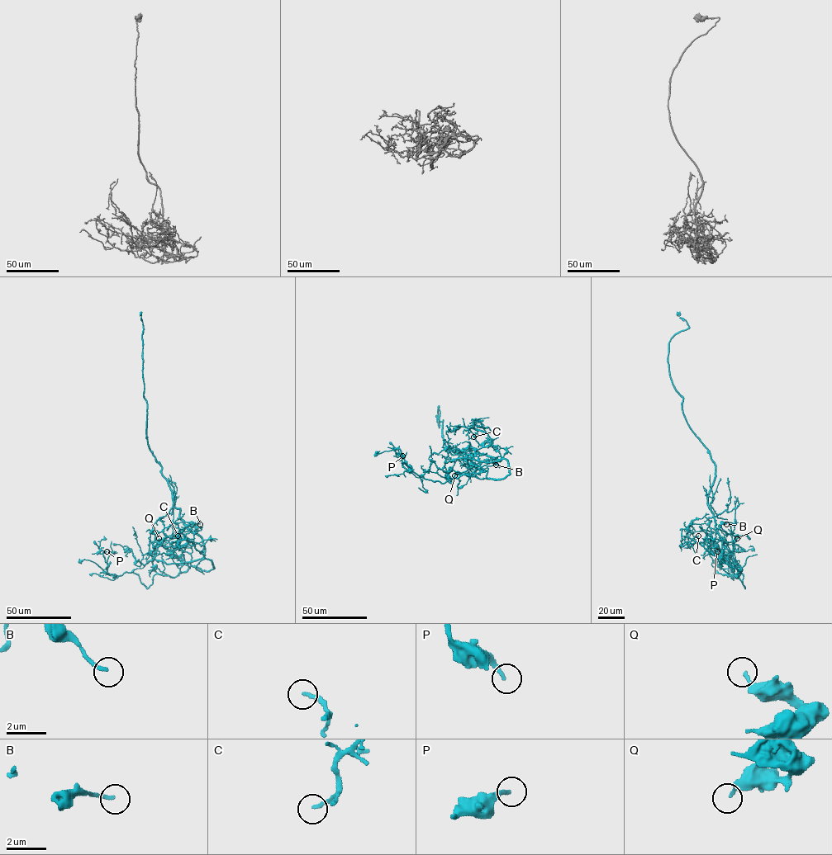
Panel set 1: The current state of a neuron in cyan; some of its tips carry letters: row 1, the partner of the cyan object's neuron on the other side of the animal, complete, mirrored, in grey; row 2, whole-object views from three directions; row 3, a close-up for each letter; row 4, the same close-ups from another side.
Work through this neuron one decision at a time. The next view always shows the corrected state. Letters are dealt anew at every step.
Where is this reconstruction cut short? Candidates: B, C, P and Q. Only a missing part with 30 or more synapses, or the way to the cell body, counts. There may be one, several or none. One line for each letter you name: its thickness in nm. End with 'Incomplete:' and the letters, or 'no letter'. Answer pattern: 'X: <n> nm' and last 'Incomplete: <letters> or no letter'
C: 150 nm
Incomplete: C

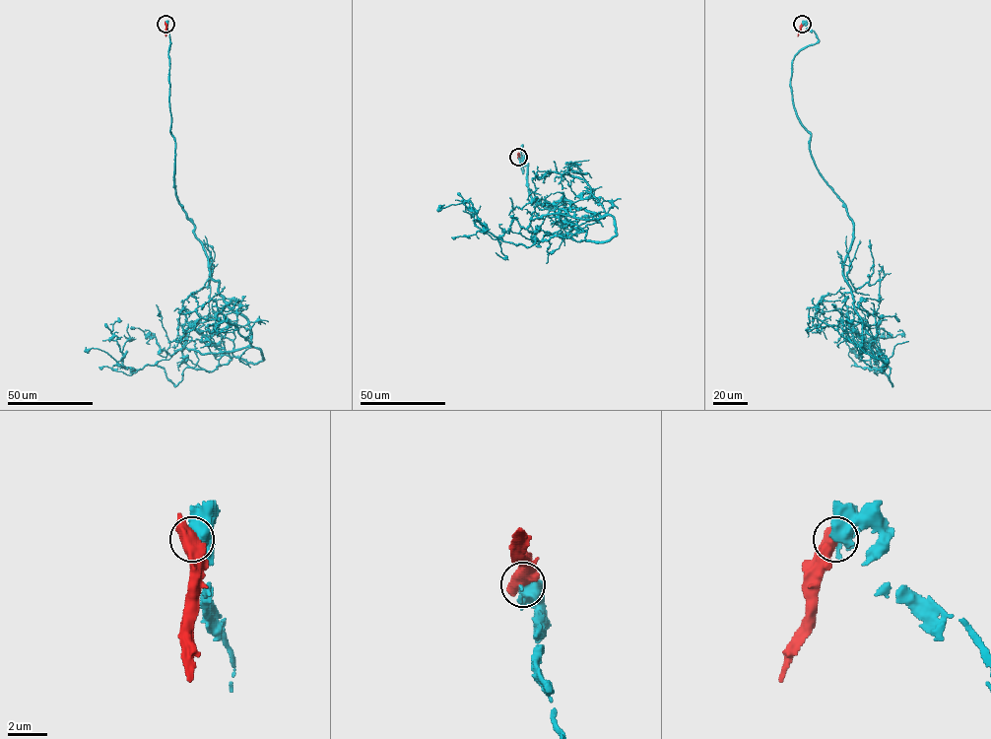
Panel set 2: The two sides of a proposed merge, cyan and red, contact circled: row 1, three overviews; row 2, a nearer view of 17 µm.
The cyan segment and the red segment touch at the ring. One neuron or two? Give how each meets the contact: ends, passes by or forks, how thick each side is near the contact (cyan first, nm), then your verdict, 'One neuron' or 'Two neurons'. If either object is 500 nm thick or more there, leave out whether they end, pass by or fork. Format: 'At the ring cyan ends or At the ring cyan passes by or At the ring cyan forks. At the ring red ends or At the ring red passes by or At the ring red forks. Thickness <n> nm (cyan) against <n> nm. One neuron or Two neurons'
Thickness 480 nm (cyan) against 600 nm. Two neurons

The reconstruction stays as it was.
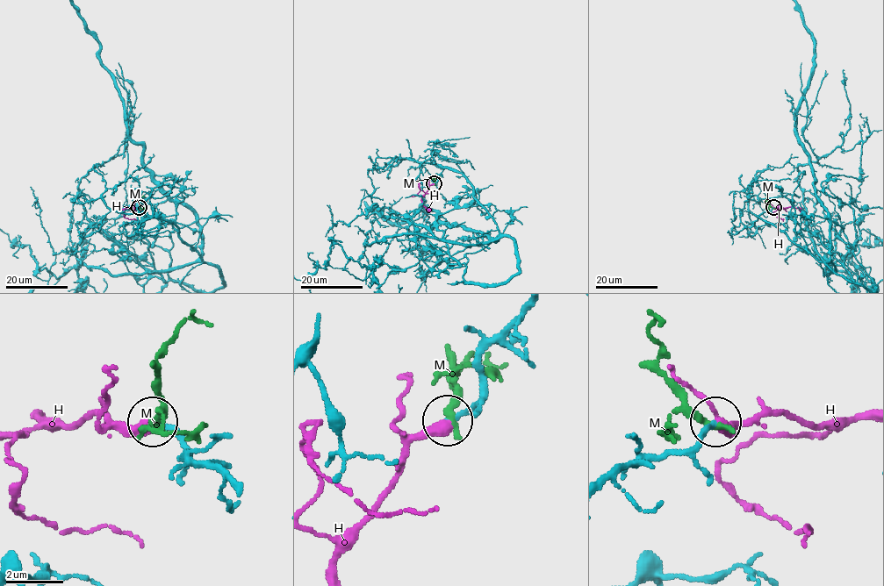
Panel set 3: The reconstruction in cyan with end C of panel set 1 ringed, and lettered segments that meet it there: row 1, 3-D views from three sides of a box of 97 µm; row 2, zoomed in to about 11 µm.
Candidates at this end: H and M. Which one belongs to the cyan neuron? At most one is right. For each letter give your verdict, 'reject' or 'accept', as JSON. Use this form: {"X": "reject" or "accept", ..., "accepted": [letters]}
{"H": "accept", "M": "reject", "accepted": ["H"]}

